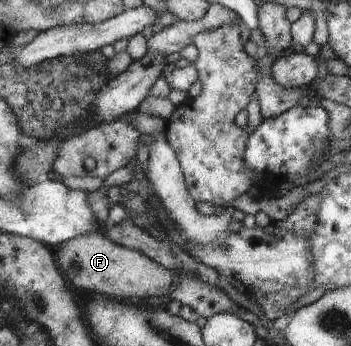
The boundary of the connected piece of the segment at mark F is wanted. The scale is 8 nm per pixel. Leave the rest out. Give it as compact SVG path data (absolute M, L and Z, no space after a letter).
M90 233L71 240L66 248L56 249L56 263L62 270L64 280L78 288L87 288L92 292L109 294L122 299L146 299L153 296L171 297L175 272L159 265L145 253L122 247L100 233Z

